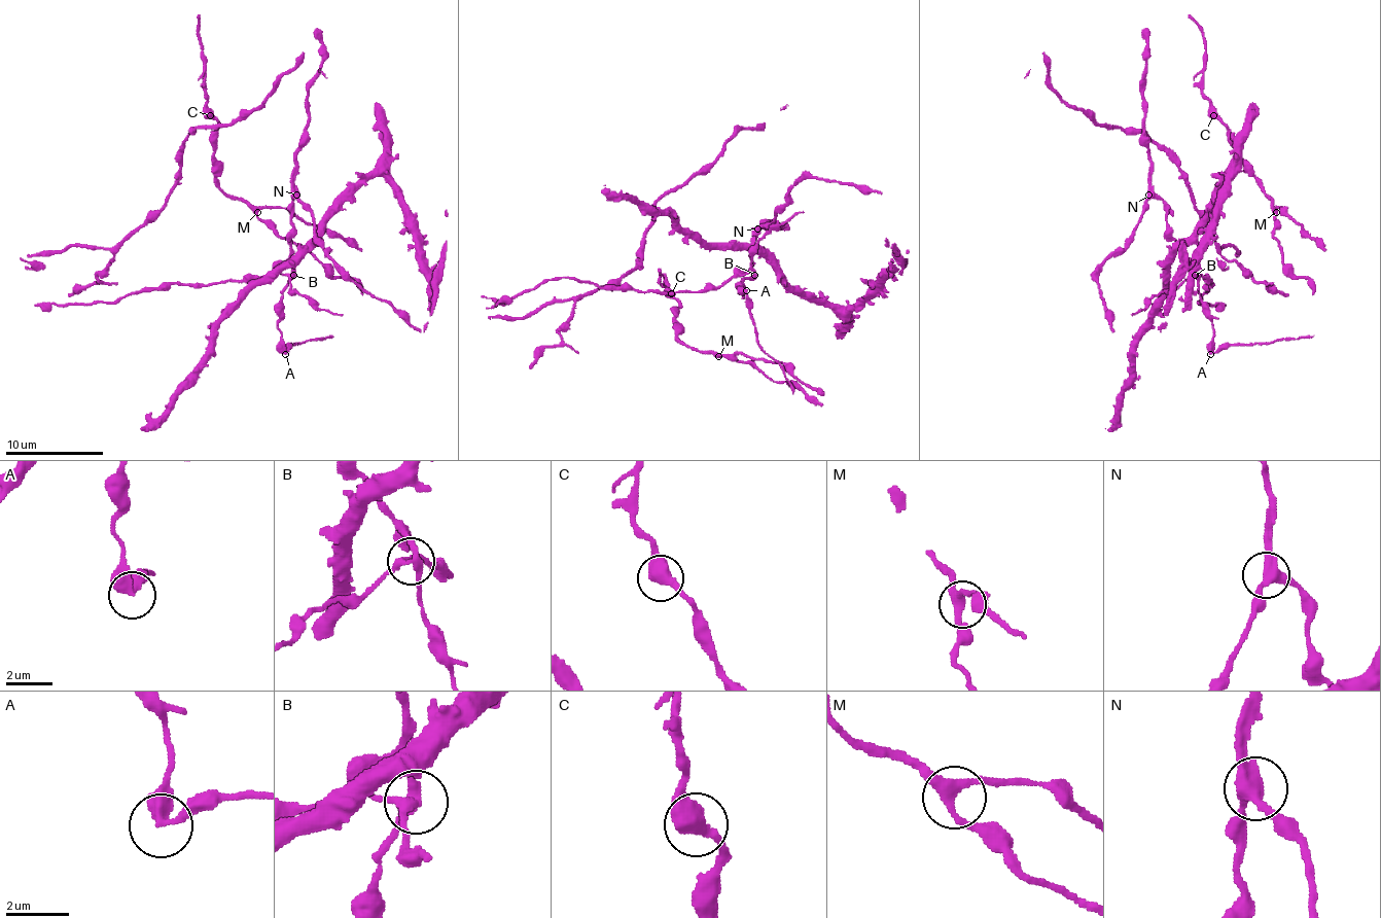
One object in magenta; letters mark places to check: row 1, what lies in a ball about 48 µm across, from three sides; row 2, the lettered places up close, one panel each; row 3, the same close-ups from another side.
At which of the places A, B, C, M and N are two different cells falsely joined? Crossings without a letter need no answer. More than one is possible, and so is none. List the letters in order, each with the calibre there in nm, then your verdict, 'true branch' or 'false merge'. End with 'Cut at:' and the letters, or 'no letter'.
A: calibre 360 nm; false merge
B: calibre 300 nm; false merge
C: calibre 480 nm; true branch
M: calibre 280 nm; true branch
N: calibre 400 nm; true branch
Cut at: A, B

